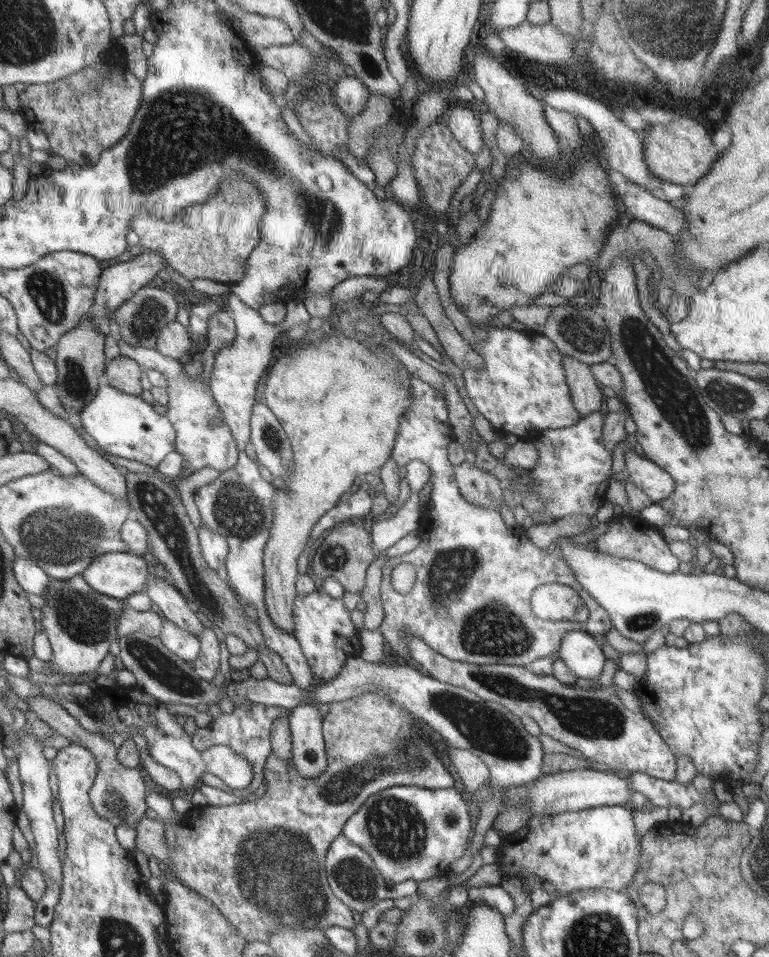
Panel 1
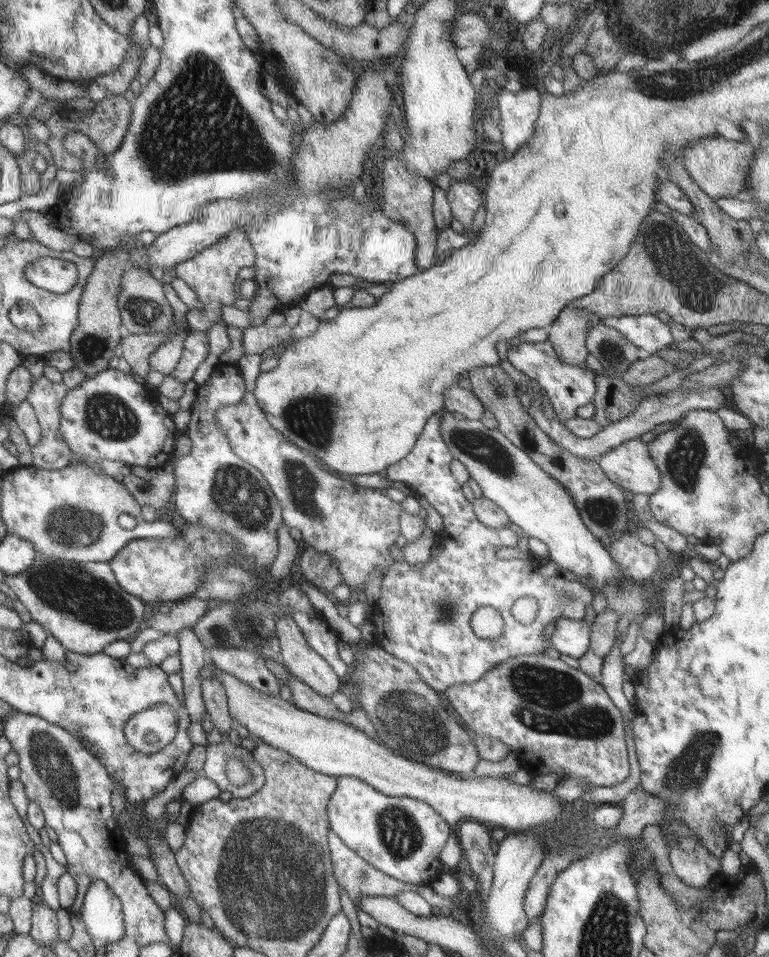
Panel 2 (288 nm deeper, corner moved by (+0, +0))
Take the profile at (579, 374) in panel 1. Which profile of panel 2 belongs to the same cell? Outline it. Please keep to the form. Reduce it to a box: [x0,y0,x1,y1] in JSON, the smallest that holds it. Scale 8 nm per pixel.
[547,308,589,366]

